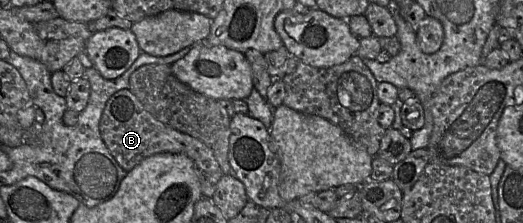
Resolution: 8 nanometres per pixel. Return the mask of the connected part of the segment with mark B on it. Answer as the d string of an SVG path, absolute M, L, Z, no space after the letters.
M129 89L120 90L109 98L100 119L99 129L106 147L127 172L145 158L155 154L184 154L194 162L201 193L206 198L213 196L217 183L224 175L213 151L205 143L158 121L144 109L138 98Z

